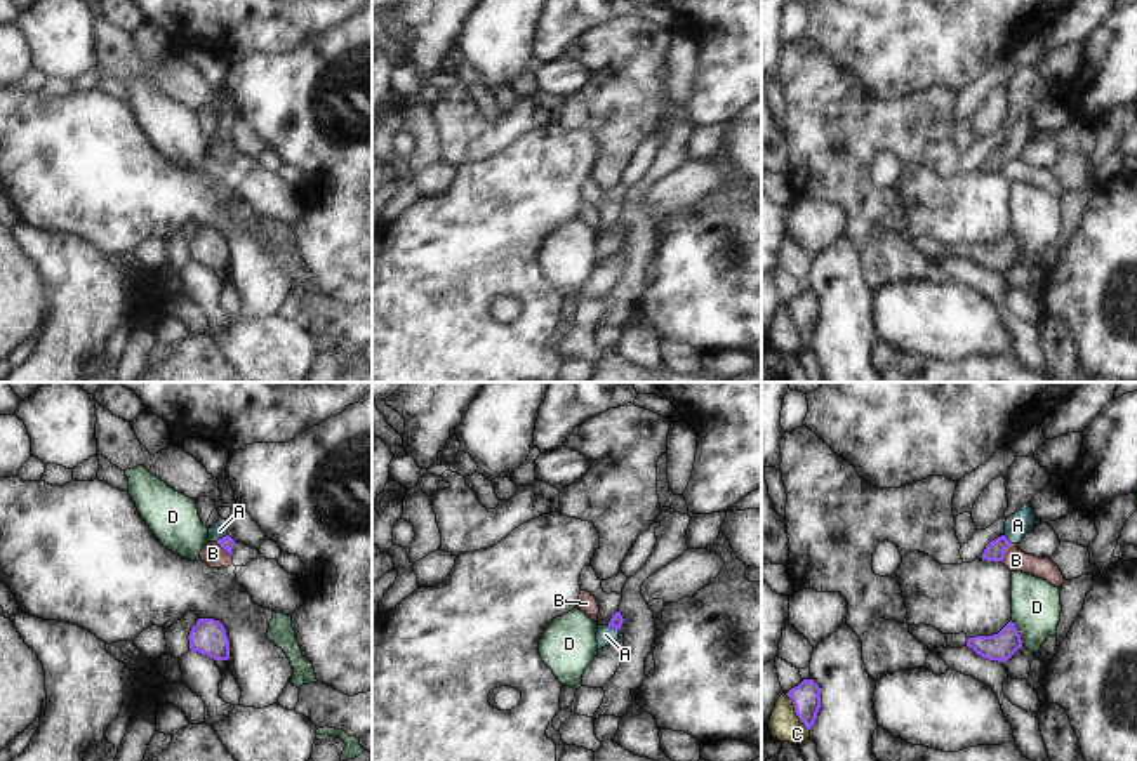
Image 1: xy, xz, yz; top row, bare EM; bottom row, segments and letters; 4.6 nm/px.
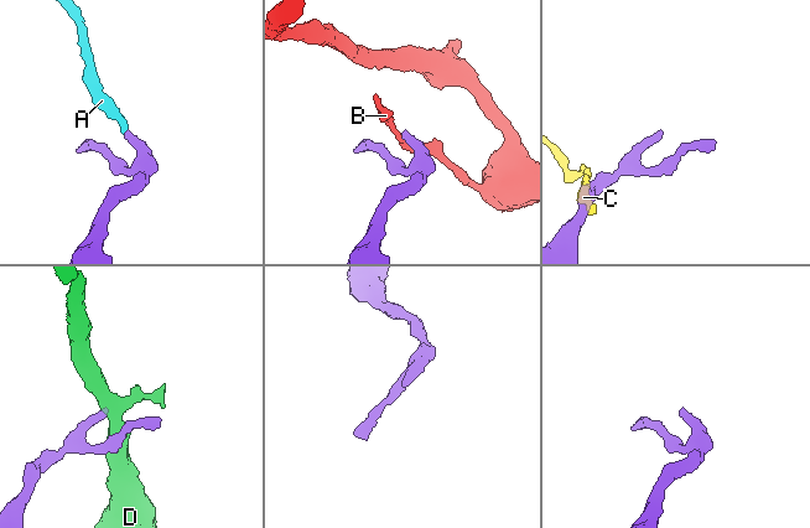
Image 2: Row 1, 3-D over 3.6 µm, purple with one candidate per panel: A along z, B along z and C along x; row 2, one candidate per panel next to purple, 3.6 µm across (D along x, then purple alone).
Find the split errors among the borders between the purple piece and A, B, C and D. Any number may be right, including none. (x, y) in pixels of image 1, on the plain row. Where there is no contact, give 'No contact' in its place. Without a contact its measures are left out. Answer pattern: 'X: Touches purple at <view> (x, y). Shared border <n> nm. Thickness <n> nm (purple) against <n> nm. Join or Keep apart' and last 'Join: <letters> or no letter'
A: Touches purple at xy (223, 148). Shared border 70 nm. Thickness 70 nm (purple) against 70 nm. Join
B: Touches purple at yz (1004, 162). Shared border 100 nm. Thickness 100 nm (purple) against 100 nm. Keep apart
C: Touches purple at yz (795, 322). Shared border 200 nm. Thickness 130 nm (purple) against 150 nm. Keep apart
D: Touches purple at yz (1017, 244). Shared border 130 nm. Thickness 130 nm (purple) against 220 nm. Keep apart
Join: A

